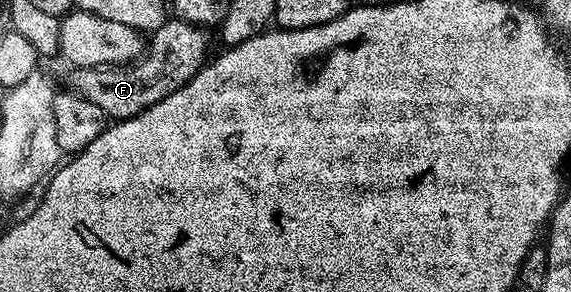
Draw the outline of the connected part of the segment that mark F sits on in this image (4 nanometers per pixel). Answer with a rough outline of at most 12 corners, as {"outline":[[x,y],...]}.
{"outline":[[192,21],[157,27],[125,65],[70,70],[70,92],[127,118],[185,87],[209,60]]}

